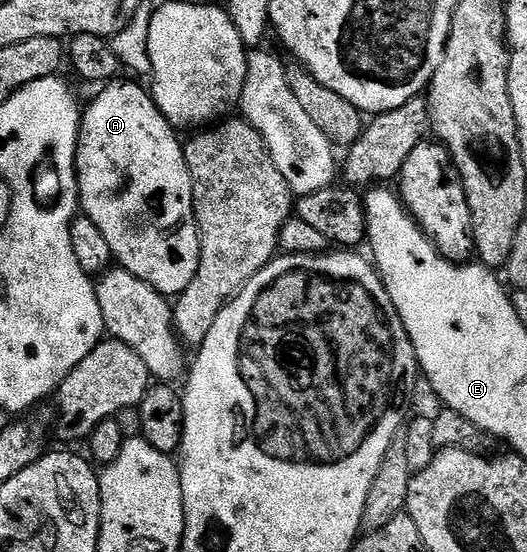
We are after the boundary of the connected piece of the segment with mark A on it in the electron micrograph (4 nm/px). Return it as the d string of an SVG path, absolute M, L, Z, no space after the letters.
M111 81L101 88L102 91L90 104L85 104L82 111L82 124L78 130L78 156L76 157L76 169L78 170L78 202L81 214L87 215L96 229L104 233L104 241L108 241L108 249L112 249L117 266L122 267L128 273L132 273L140 281L152 285L161 295L177 297L192 285L192 277L196 277L196 269L200 265L200 241L198 226L194 220L194 194L192 193L192 177L188 173L186 164L186 152L183 140L178 140L179 132L160 113L160 109L154 104L154 96L146 91L138 83L122 83L123 81Z

